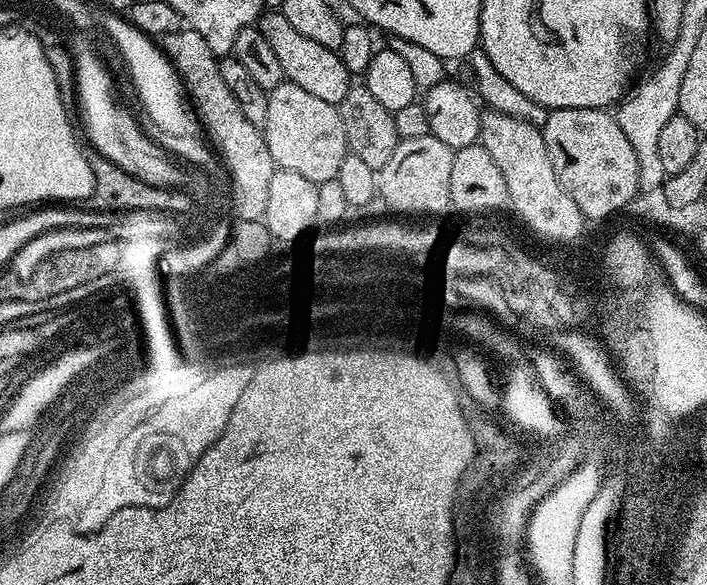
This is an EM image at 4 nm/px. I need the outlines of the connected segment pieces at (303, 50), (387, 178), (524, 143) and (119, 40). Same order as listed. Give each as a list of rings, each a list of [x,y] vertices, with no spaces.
[[[280,10],[261,12],[258,27],[282,65],[287,83],[302,86],[302,90],[314,94],[314,98],[322,98],[322,102],[340,105],[342,98],[346,98],[348,89],[353,87],[354,78],[346,70],[337,49],[321,46],[318,42],[303,36],[298,30],[294,30],[294,26],[286,22],[283,11]]]
[[[426,135],[406,138],[394,150],[390,162],[378,170],[378,196],[396,212],[432,212],[444,214],[452,208],[450,202],[450,170],[454,166],[454,150],[446,142]]]
[[[491,110],[480,113],[480,138],[479,144],[489,152],[497,164],[498,170],[502,170],[502,178],[506,178],[506,190],[508,191],[508,204],[510,208],[520,215],[520,220],[529,228],[529,233],[535,234],[545,242],[555,242],[567,245],[579,232],[582,236],[586,232],[586,218],[578,210],[574,198],[562,190],[558,178],[554,174],[554,166],[550,166],[550,154],[546,150],[544,133],[541,125],[522,122],[518,118],[510,118],[510,114],[502,114]]]
[[[108,14],[104,20],[103,31],[116,44],[125,60],[127,75],[132,76],[132,84],[136,87],[136,96],[144,107],[143,115],[157,123],[163,131],[174,135],[194,136],[198,132],[196,112],[184,95],[184,83],[174,70],[174,66],[164,55],[159,43],[153,37],[140,32],[120,14]]]

